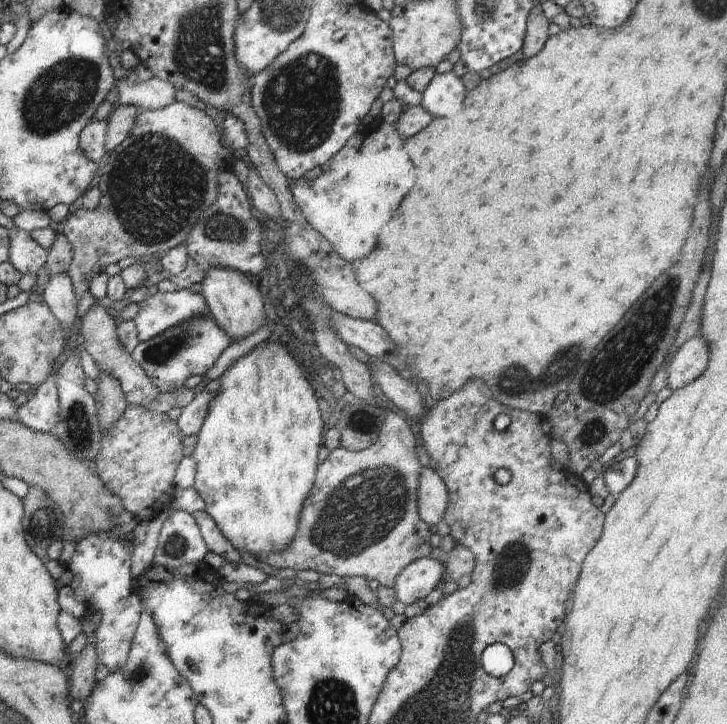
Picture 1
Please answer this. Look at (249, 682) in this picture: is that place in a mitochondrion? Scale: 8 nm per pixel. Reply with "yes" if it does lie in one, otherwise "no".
no

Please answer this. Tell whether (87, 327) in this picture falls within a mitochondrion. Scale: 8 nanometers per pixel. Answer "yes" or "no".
no

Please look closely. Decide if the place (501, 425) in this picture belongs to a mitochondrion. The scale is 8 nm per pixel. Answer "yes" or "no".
yes

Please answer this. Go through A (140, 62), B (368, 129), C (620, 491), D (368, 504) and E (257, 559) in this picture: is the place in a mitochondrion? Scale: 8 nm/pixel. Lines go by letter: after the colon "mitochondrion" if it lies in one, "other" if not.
A: other
B: other
C: other
D: mitochondrion
E: other

